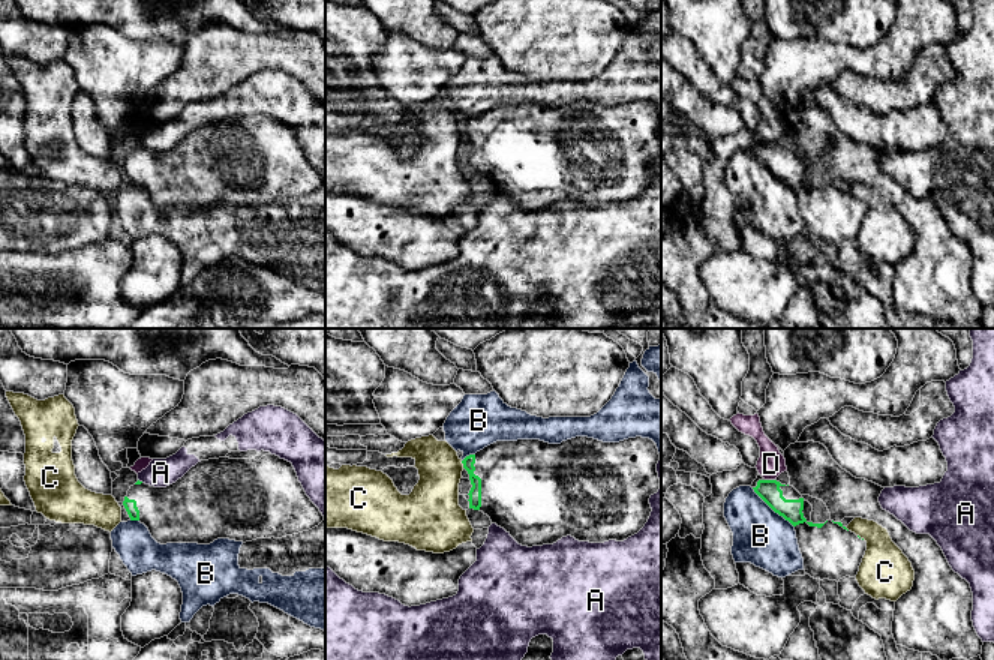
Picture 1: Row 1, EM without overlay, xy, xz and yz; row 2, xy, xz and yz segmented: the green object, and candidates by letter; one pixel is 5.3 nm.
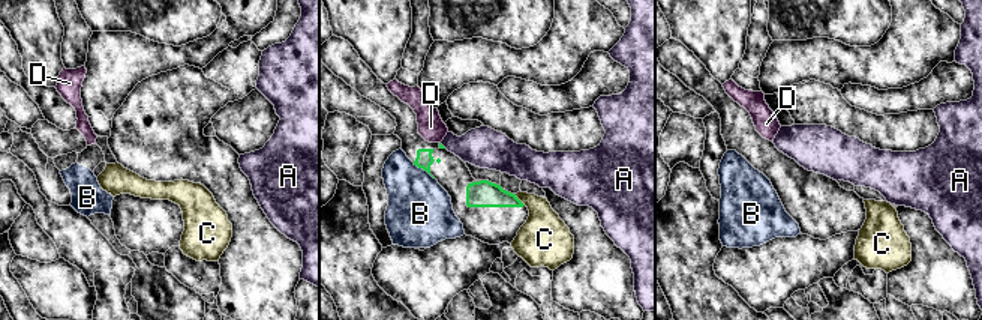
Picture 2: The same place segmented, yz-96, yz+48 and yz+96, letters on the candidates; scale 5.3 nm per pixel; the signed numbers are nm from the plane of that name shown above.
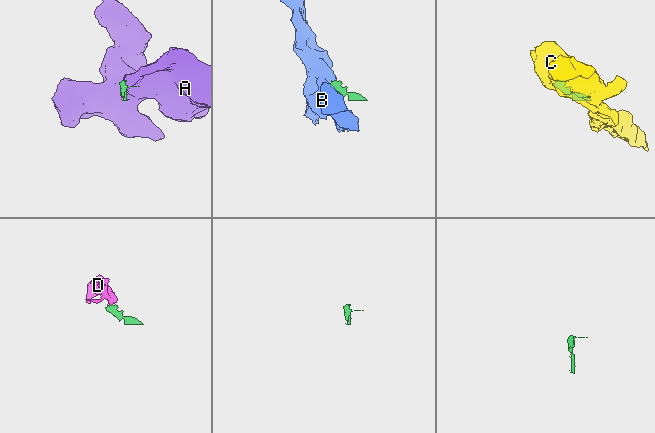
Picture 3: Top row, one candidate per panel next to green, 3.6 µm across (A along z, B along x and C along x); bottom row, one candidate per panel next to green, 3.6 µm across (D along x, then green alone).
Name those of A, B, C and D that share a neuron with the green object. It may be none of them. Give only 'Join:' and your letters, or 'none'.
Join: none

